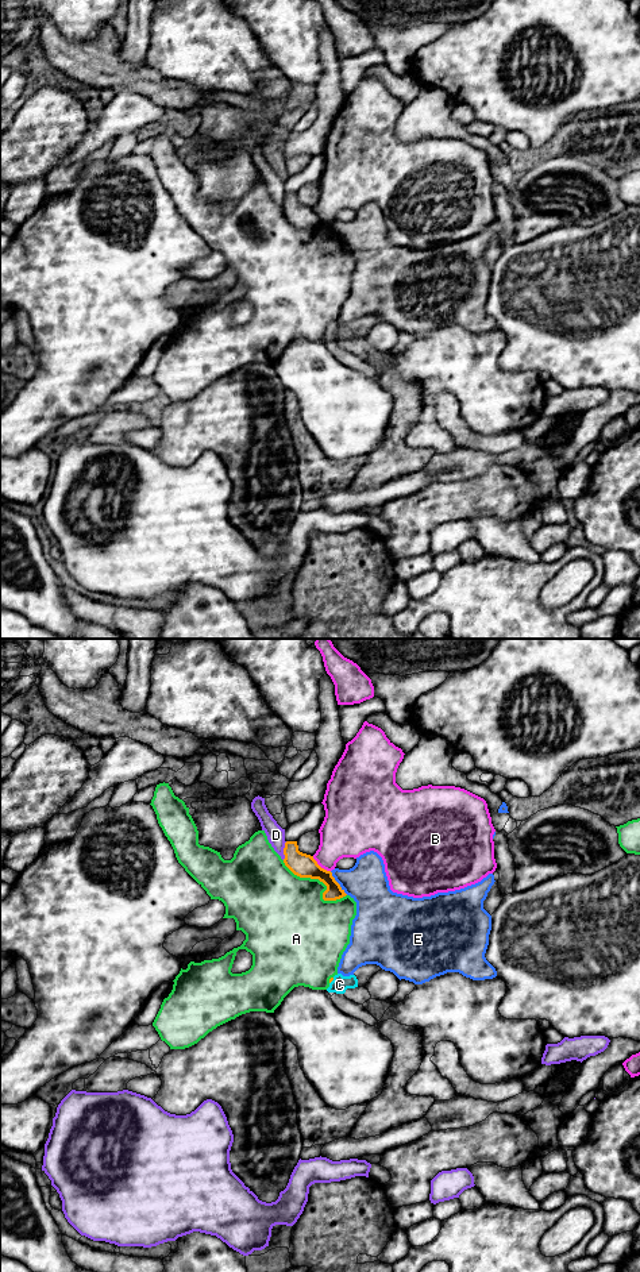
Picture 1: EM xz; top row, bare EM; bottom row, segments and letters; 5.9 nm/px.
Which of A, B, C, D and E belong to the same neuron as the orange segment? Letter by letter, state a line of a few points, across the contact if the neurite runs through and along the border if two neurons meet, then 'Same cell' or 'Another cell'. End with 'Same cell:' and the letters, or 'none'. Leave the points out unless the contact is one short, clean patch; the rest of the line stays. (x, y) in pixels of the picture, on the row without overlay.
A: Another cell
B: Another cell
C: Line: xz (334, 330), (330, 335). Another cell
D: Another cell
E: Another cell
Same cell: none

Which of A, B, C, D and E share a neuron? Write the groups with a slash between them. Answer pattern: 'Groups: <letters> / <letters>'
Groups: A / B / C / D / E

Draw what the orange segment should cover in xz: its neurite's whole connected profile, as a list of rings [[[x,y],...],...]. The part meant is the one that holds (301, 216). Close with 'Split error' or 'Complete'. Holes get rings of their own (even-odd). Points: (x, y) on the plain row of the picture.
[[[286,193],[284,200],[284,215],[285,217],[300,230],[319,231],[327,238],[323,244],[324,253],[336,253],[347,246],[335,232],[331,223],[321,220],[313,208],[298,203],[297,193]]]. Complete

